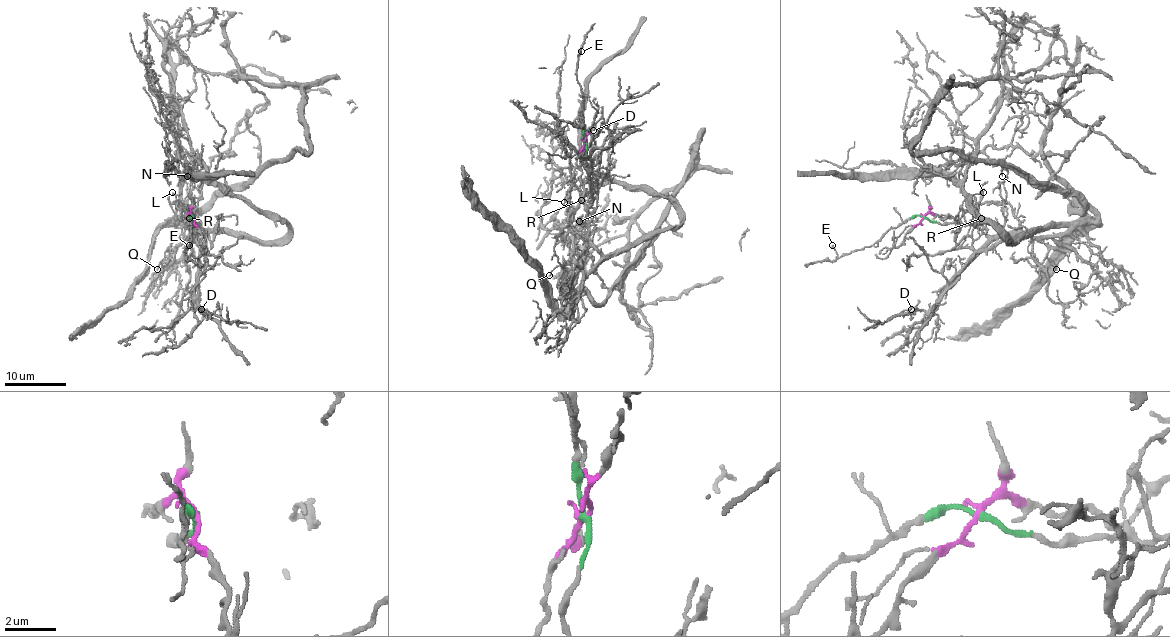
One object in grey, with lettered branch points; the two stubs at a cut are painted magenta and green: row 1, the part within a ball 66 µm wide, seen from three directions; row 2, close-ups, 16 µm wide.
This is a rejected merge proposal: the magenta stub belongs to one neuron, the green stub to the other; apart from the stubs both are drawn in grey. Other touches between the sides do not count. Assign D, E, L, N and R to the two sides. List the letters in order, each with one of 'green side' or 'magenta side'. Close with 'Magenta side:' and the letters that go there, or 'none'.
D: green side
E: green side
L: magenta side
N: green side
R: green side
Magenta side: L

